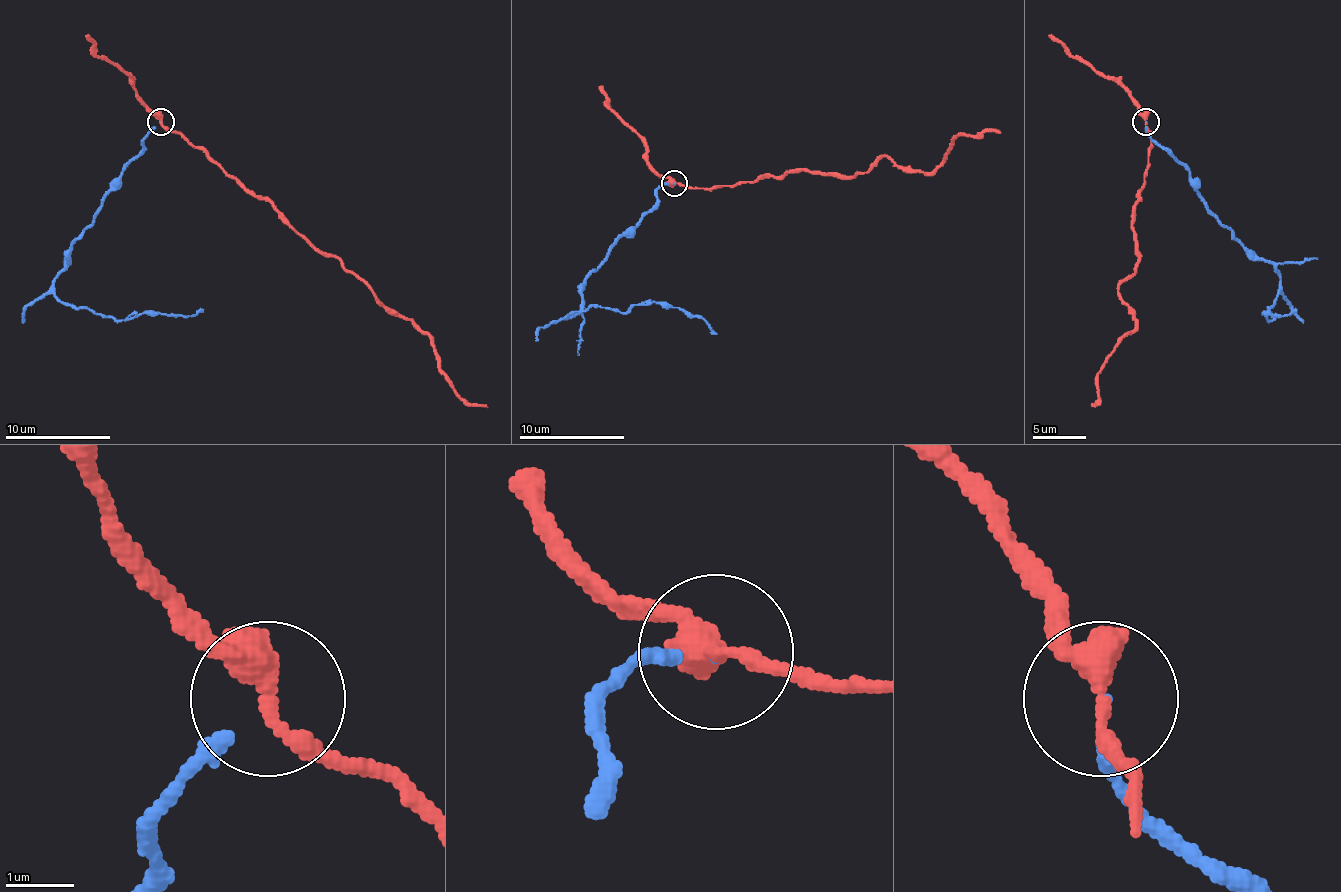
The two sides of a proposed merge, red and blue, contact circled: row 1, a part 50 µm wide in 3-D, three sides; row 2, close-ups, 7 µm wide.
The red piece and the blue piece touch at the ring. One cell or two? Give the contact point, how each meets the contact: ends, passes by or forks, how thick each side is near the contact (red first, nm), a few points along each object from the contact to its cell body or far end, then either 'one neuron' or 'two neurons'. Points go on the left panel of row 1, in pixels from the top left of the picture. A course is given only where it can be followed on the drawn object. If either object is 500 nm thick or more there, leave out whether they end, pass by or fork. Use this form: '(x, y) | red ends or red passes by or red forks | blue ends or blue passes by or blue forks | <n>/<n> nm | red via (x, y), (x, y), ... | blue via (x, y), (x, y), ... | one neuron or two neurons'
(161, 121) | red passes by | blue ends | 360/110 nm | red via (160, 122), (181, 133), (316, 249), (340, 262), (387, 307), (430, 336), (446, 381), (472, 405), (488, 408) | blue via (160, 122), (73, 244), (54, 281), (54, 294), (78, 307), (128, 320), (141, 312), (194, 315), (200, 307) | two neurons

